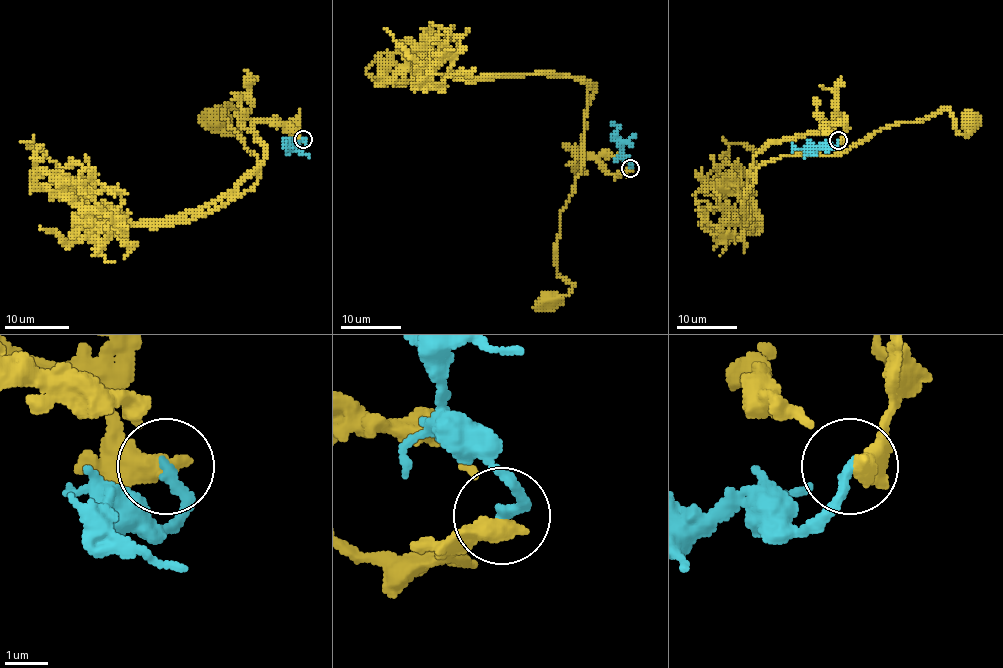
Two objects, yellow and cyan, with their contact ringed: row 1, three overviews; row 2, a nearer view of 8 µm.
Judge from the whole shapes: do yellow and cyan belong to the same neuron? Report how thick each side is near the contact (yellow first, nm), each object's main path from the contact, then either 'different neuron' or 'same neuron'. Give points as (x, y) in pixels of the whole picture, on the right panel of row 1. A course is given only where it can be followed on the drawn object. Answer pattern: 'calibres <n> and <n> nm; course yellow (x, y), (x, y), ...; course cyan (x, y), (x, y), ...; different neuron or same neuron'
calibres 500 and 240 nm; course yellow (838, 141), (828, 124), (769, 141), (744, 217), (761, 165), (946, 109), (963, 135), (969, 121); course cyan (838, 141), (831, 148), (808, 147), (797, 150), (791, 144); different neuron

